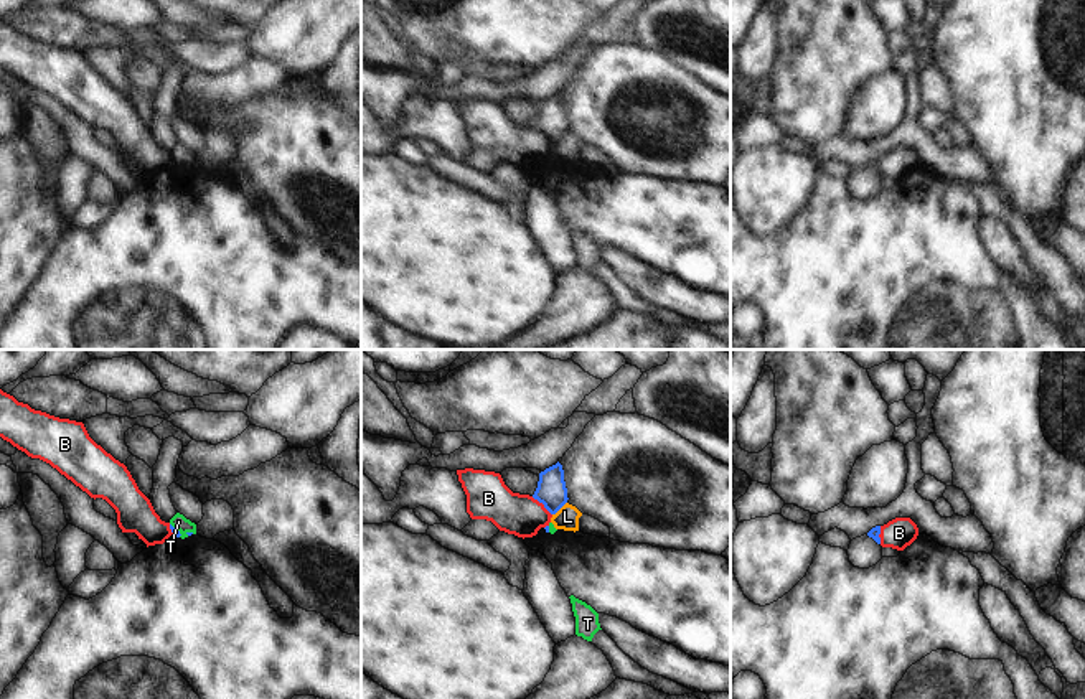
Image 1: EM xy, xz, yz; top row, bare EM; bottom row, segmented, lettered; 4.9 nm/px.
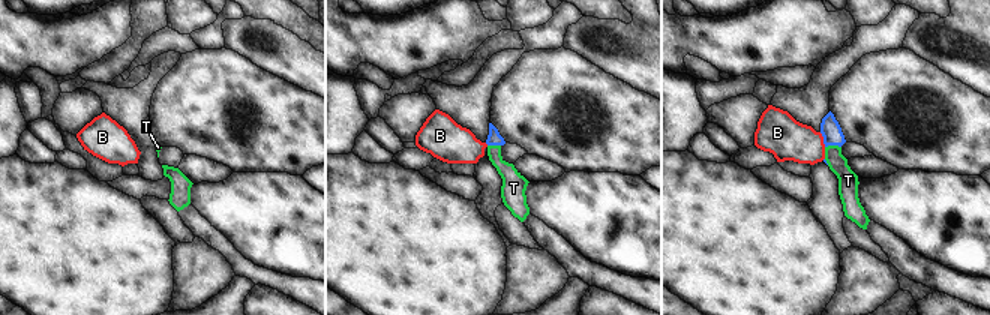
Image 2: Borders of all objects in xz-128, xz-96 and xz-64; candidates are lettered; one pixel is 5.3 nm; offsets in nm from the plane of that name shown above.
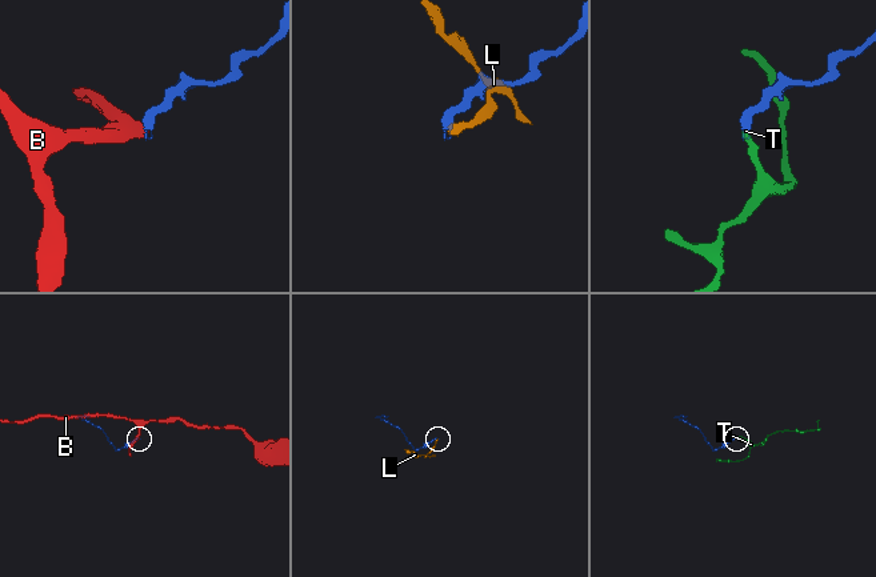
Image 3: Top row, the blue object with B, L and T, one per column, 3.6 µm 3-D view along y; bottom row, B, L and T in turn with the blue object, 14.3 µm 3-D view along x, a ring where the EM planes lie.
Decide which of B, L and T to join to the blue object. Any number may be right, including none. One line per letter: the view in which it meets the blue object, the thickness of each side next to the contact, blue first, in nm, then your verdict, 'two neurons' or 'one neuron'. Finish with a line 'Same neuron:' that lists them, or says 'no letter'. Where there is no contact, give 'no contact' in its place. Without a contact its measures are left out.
B: contact in xz; calibres 150 and 200 nm; two neurons
L: contact in xz; calibres 150 and 110 nm; two neurons
T: contact in xy; calibres 30 and 80 nm; one neuron
Same neuron: T

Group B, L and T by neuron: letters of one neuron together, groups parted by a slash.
B / L / T

